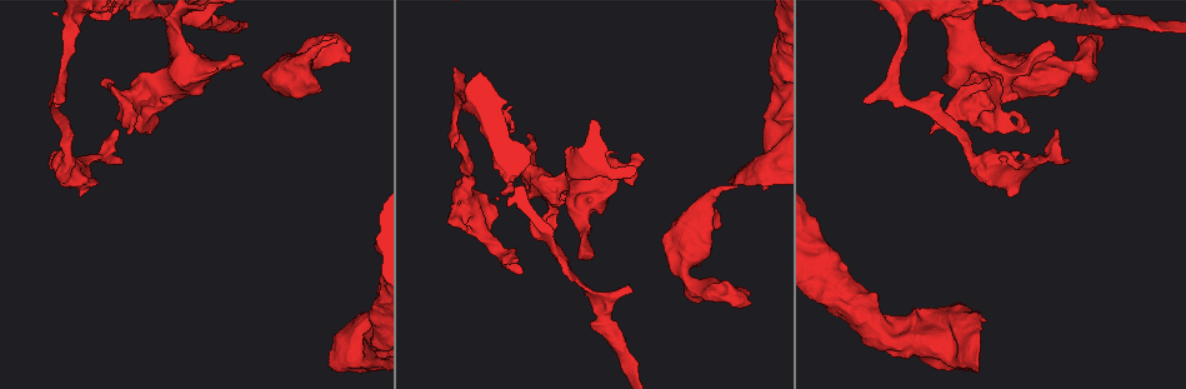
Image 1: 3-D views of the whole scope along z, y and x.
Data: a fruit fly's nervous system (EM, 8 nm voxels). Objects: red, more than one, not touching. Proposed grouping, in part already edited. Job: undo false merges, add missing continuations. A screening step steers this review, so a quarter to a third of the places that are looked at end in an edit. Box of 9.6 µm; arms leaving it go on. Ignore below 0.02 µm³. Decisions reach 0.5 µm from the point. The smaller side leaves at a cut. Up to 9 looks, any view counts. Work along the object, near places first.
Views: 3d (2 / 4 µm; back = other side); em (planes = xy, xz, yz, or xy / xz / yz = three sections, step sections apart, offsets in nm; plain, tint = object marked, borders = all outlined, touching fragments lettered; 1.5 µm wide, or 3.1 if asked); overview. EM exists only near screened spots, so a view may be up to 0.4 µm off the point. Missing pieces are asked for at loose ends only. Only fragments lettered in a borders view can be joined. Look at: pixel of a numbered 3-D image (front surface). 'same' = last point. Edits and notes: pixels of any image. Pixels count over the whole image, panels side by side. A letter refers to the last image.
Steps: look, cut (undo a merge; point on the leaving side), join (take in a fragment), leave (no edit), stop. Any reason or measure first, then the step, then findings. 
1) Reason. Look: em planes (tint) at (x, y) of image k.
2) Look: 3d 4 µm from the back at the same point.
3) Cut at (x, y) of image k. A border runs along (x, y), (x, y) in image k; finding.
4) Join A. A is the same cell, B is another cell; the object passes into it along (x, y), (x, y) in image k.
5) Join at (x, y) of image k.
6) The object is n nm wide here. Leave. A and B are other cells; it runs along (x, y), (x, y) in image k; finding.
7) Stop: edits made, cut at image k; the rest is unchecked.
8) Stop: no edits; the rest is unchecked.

An open end. Look: em xz step 4 (borders) at (982, 38) of image 1.

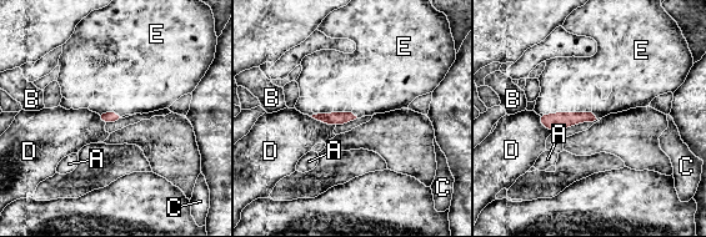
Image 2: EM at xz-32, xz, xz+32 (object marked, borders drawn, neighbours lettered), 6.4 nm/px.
Join at (555, 81) of image 2. E is the same cell, A, B, C and D are other cells; the object passes into it along (556, 121), (564, 112), (555, 81) in image 2; it goes on there.

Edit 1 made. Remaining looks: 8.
Branch stops here. Look: 3d 2 µm at (932, 133) of image 1.

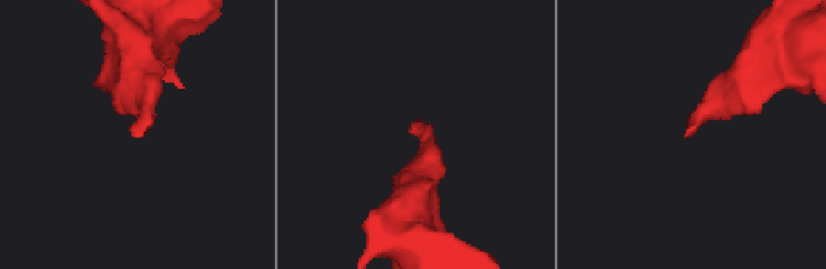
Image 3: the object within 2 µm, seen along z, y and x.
Look: em yz step 4 (tint) at (690, 130) of image 3.

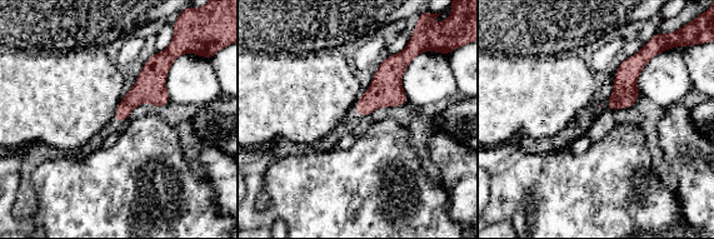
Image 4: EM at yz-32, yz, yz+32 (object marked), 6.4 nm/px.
Look: em planes (borders) at the same point.

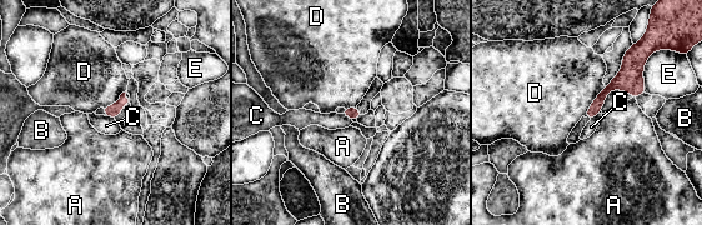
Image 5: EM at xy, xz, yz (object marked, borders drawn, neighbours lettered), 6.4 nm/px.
Leave. A, B, C, D and E are other cells; no lettered fragment goes on from it.

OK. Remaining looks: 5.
Redraw. Look: overview.

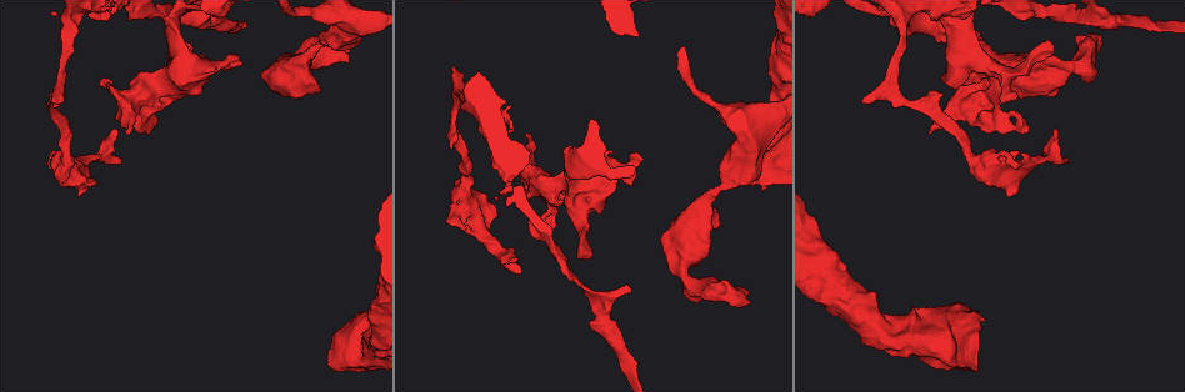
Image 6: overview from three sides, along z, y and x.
Thick end. Look: 3d 2 µm at (747, 305) of image 6.

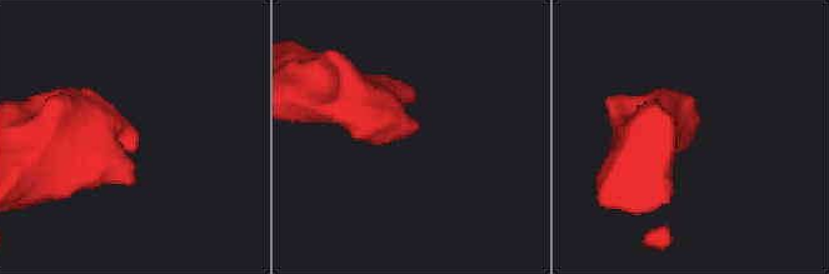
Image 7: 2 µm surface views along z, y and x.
Shape alone is not enough. Look: em yz step 4 (tint) at (134, 148) of image 7.

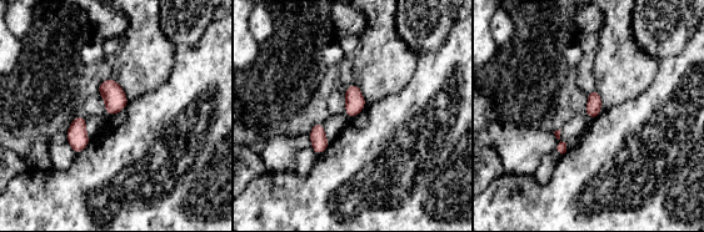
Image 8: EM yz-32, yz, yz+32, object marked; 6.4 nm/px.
Another direction. Look: em planes (borders) at the same point.

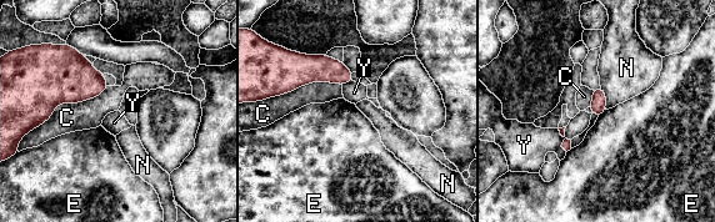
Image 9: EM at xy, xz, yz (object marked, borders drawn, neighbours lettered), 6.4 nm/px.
Leave. C, E, N and Y are other cells; a border runs along (600, 85), (605, 95), (606, 109) in image 9; none of them fits.

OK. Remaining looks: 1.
Stop: edits made, join at image 2; the rest is unchecked.

